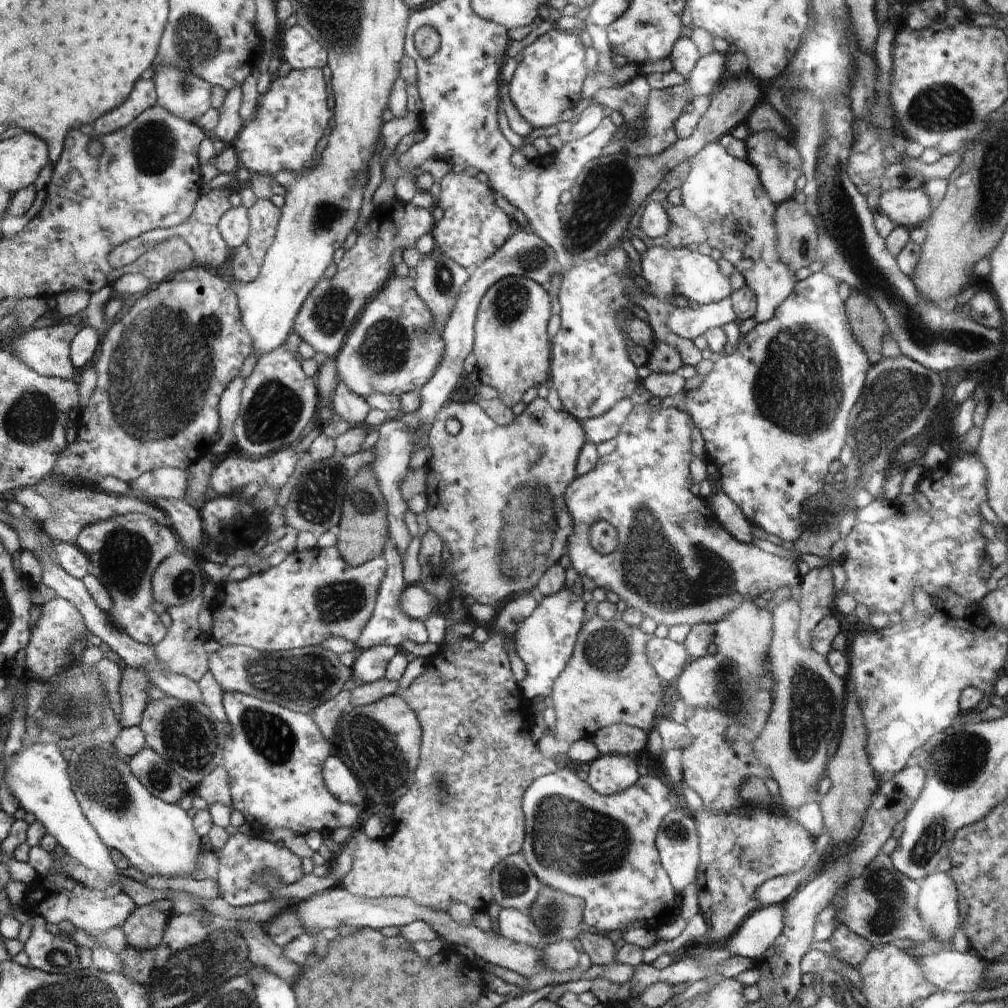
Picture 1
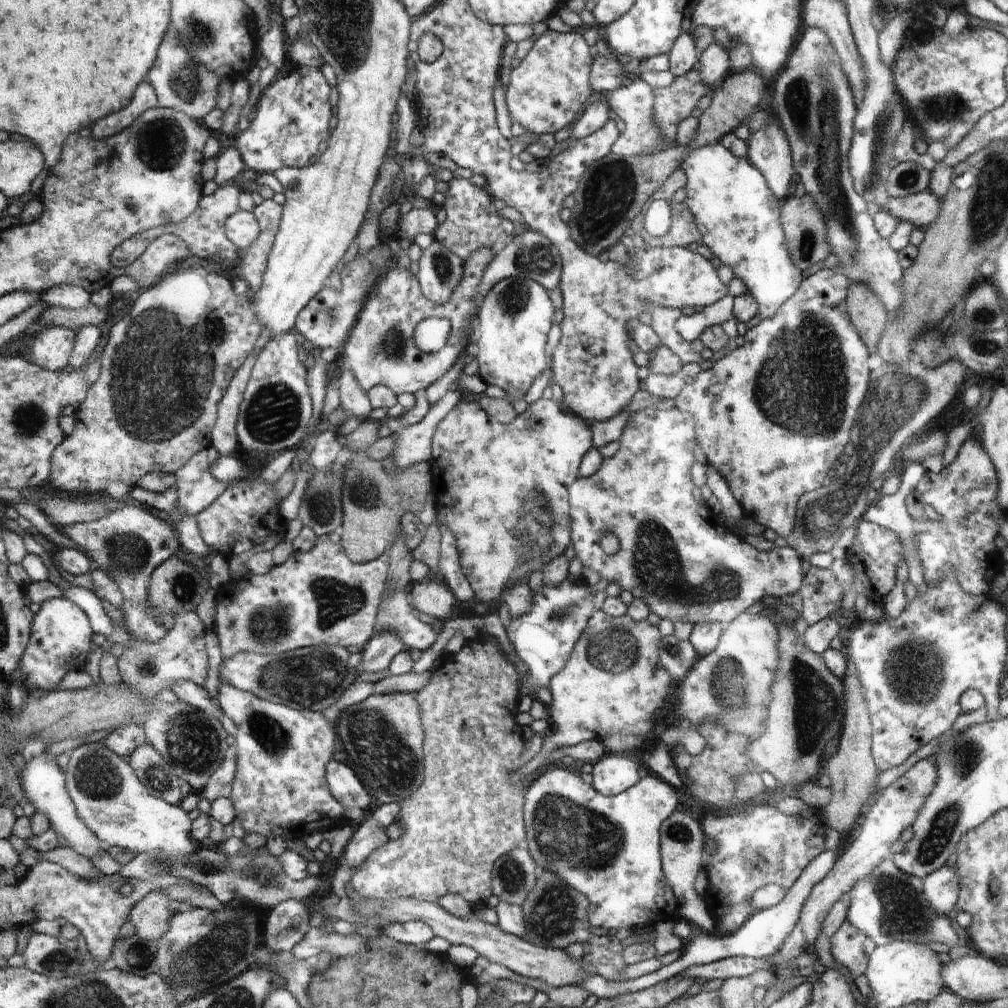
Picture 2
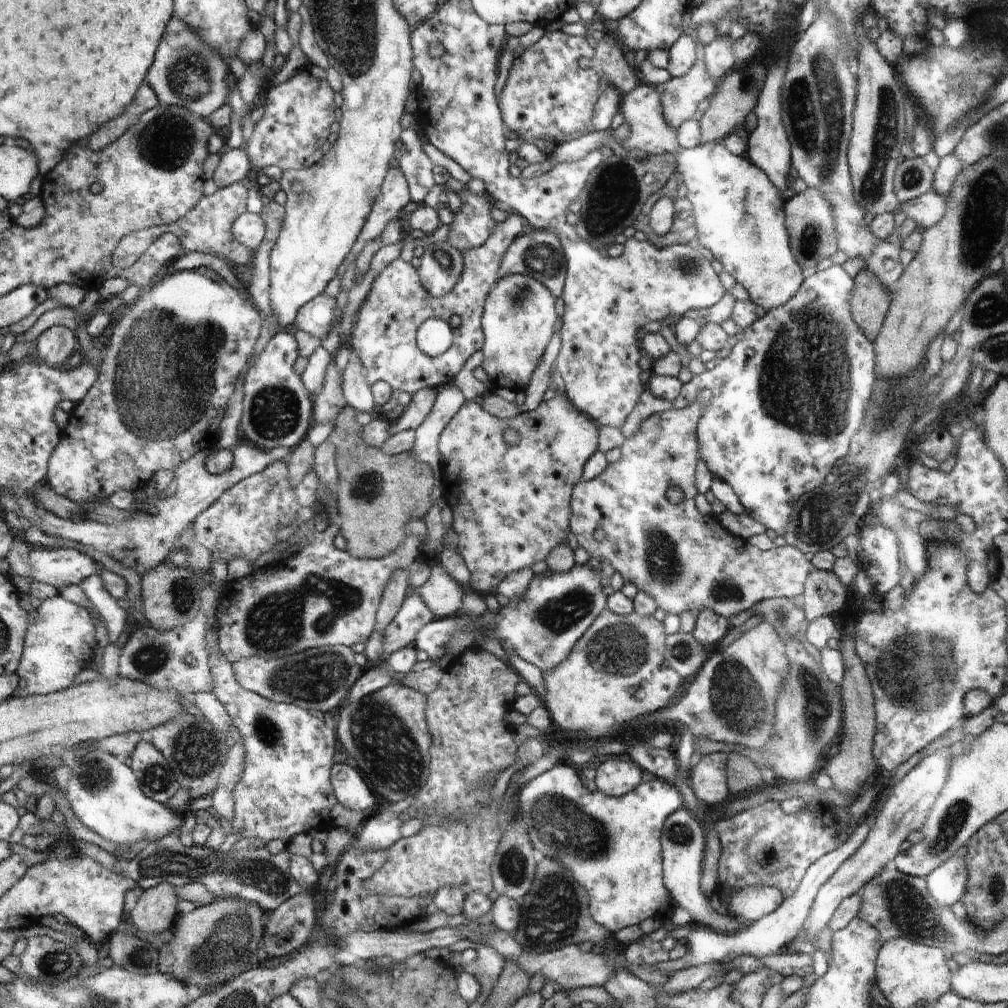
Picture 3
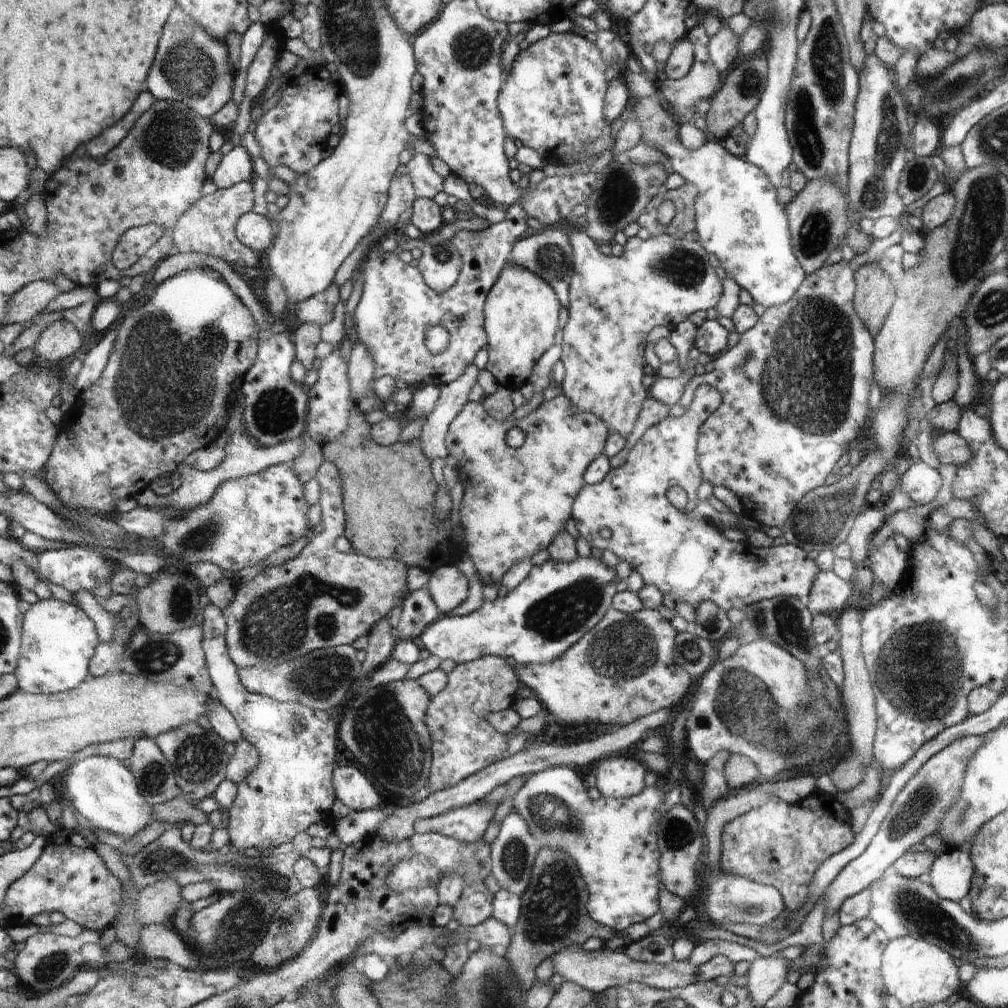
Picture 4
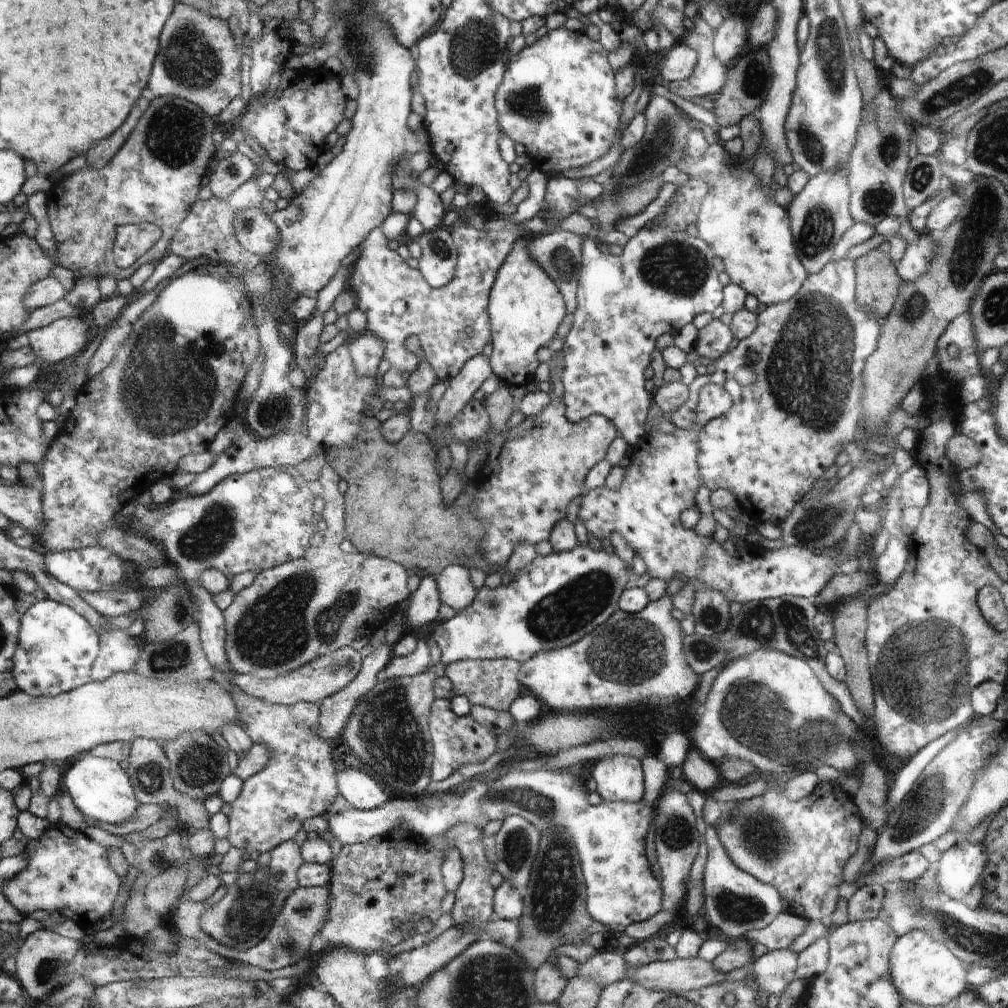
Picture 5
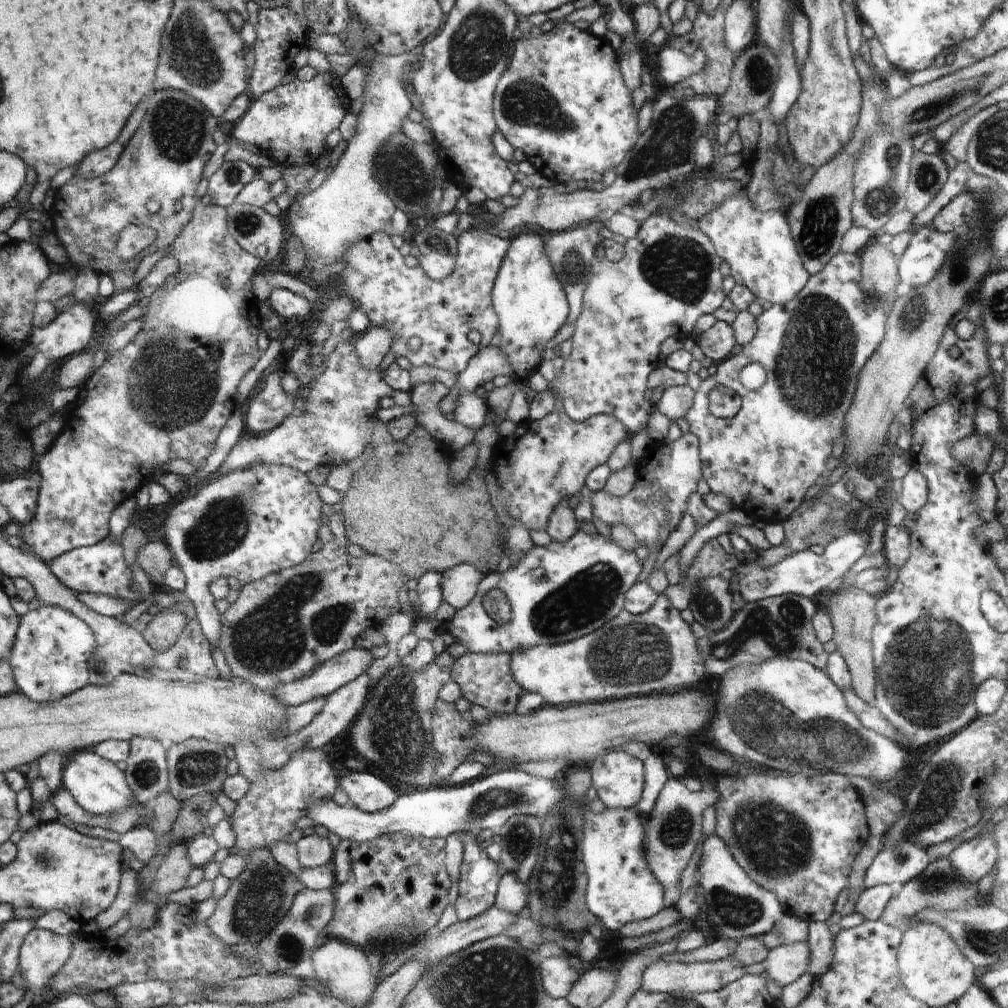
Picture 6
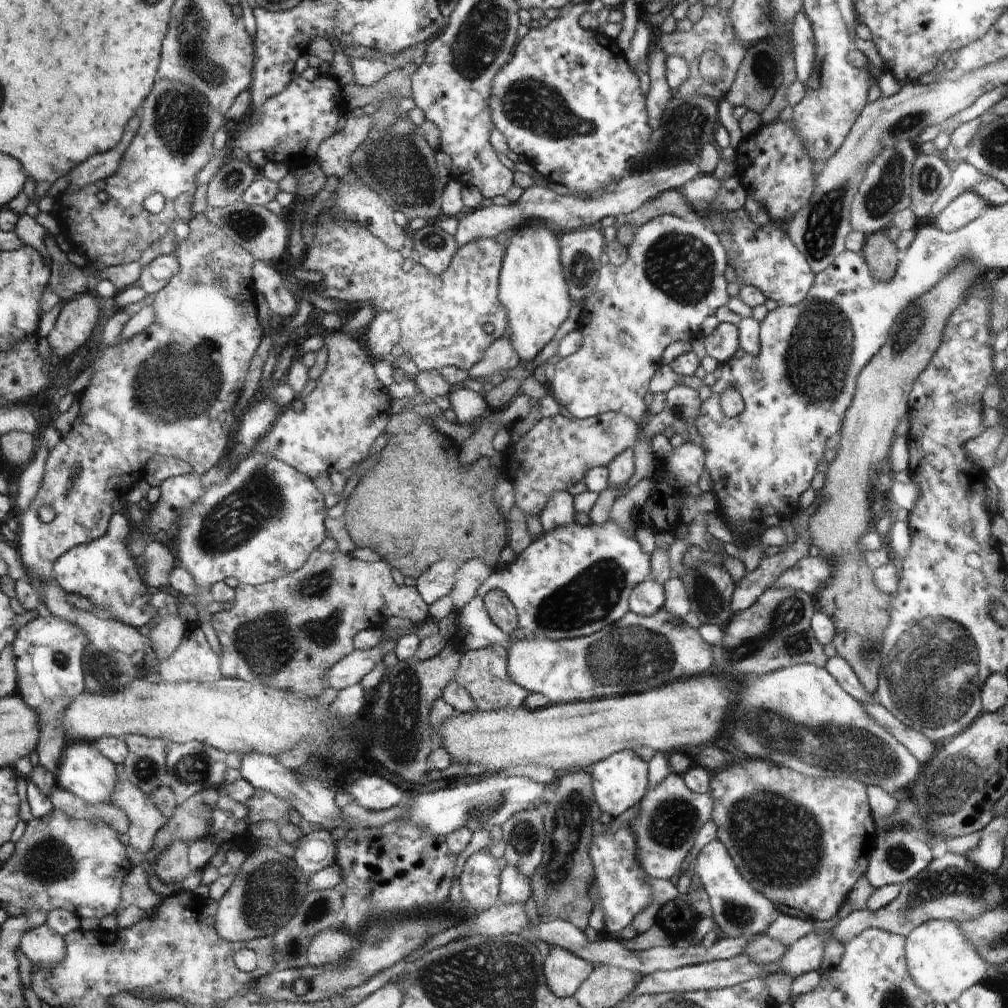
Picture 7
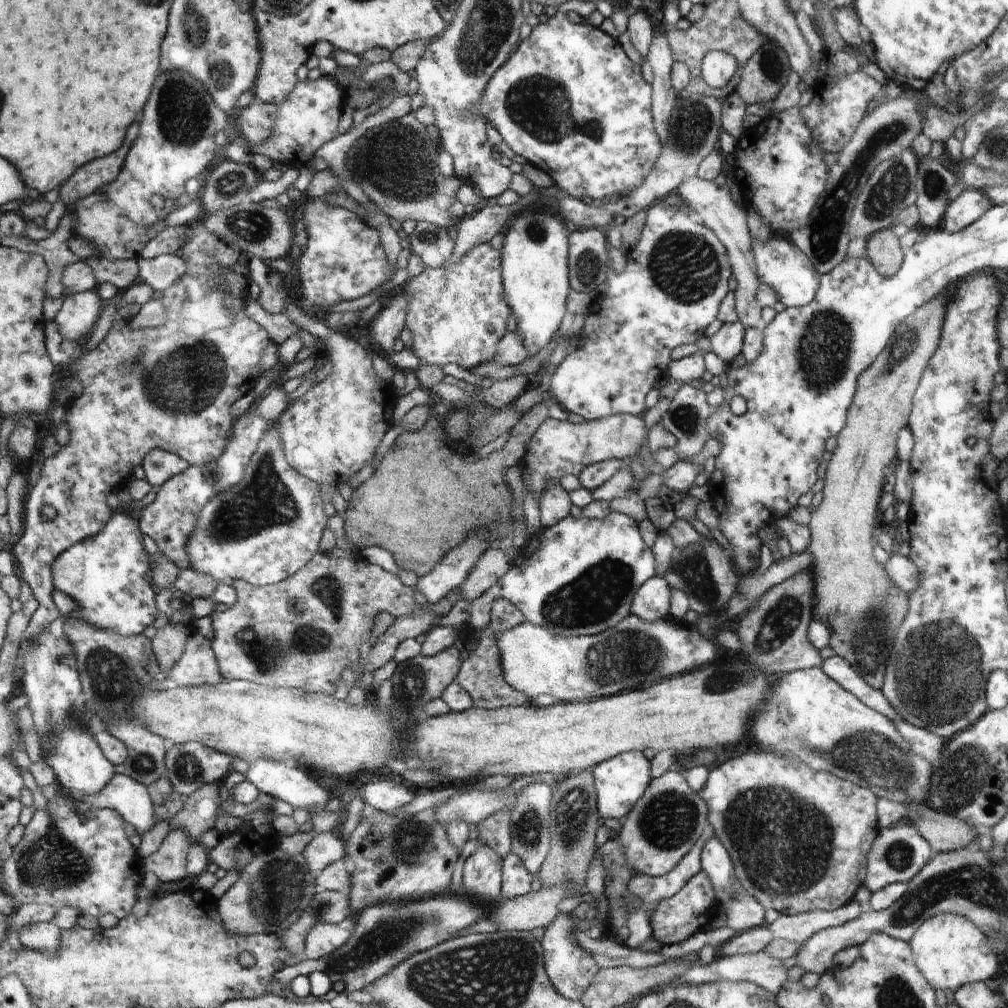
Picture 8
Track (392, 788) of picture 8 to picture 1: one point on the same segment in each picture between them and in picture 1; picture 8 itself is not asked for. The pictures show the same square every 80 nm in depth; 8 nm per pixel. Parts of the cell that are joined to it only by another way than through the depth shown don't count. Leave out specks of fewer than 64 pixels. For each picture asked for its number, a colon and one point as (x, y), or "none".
1: (338, 778)
2: (344, 785)
3: (348, 786)
4: (353, 789)
5: (361, 791)
6: (368, 793)
7: (375, 793)

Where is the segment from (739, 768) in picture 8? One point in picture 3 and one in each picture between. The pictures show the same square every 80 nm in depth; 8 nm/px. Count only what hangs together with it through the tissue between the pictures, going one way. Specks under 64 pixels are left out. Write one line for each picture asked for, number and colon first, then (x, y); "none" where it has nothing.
3: (761, 846)
4: (784, 844)
5: (800, 847)
6: (796, 836)
7: (801, 841)

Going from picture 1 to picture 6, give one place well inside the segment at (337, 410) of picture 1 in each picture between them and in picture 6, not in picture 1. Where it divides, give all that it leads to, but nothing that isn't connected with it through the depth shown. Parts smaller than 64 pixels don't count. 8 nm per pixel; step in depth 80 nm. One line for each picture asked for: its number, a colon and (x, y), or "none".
2: (352, 398)
3: (357, 392)
4: (361, 364)
5: (367, 351)
6: (376, 341)

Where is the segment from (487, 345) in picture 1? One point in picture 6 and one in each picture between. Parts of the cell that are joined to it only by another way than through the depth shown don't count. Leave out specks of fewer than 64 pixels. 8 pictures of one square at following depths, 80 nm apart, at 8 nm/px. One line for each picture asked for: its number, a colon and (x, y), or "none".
2: (513, 320)
3: (519, 317)
4: (521, 312)
5: (525, 307)
6: (531, 303)

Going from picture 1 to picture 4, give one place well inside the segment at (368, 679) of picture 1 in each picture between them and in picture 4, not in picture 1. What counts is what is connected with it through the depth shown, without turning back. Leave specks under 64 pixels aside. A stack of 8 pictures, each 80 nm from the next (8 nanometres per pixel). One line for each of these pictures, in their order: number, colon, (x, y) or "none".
2: (377, 655)
3: (413, 614)
4: (419, 610)

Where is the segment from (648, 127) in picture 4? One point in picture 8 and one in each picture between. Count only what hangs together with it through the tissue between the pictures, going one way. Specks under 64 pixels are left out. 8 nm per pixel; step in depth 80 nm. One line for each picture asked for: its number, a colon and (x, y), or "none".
5: (743, 225)
6: (758, 245)
7: (767, 258)
8: (780, 263)

